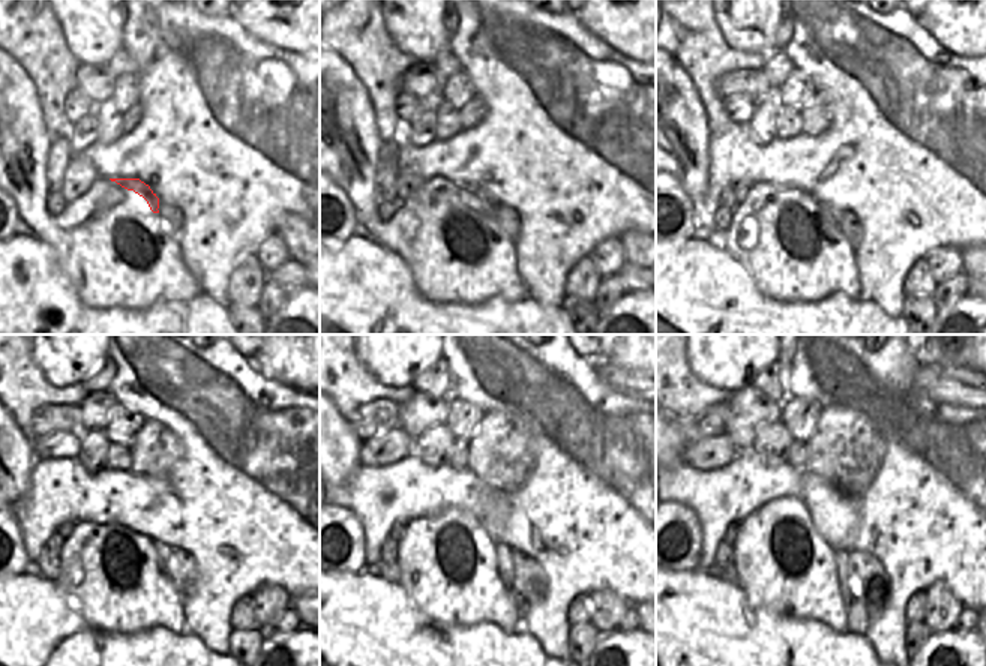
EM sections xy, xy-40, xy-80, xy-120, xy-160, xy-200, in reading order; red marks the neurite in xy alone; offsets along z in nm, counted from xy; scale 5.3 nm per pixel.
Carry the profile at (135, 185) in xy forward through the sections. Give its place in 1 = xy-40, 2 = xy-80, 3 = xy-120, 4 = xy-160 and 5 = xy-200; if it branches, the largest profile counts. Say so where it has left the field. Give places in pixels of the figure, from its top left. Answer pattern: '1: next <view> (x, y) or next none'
1: next xy-40 (489, 206)
2: next xy-80 (835, 213)
3: next xy-120 (162, 551)
4: next xy-160 (502, 551)
5: next xy-200 (856, 617)

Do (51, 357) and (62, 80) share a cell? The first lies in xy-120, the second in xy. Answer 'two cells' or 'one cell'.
two cells

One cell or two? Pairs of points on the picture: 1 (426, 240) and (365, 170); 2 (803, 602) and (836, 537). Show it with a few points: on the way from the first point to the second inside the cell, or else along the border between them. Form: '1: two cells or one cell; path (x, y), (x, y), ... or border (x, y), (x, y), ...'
1: one cell; path (401, 234), (386, 233), (366, 213), (365, 195)
2: two cells; border (811, 516), (815, 530), (833, 551)

